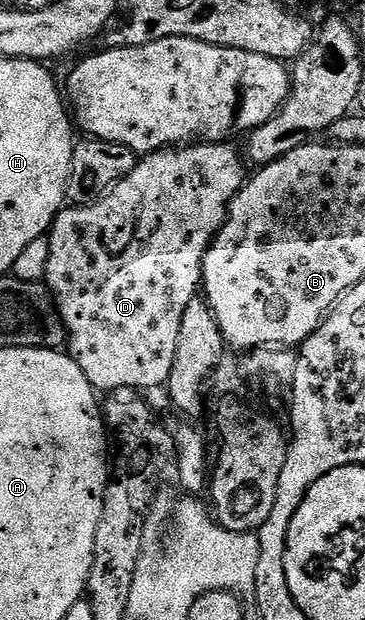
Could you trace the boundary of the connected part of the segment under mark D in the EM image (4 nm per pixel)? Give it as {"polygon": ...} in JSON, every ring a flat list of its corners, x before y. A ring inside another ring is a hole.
{"polygon":[[198,141,177,149,153,151,152,154,139,158,136,166,102,199,95,203,67,206,59,210,54,222,50,224,50,253,44,282,52,293,54,303,58,307,58,316,62,318,68,332,68,354,76,361,76,365,80,365,84,377,88,377,95,392,120,393,124,387,139,387,142,391,148,390,149,387,165,388,172,373,172,365,176,361,176,340,180,337,180,321,184,317,184,309,188,309,188,301,192,301,199,294,202,285,202,262,219,229,226,223,227,207,248,178,248,171,242,168,243,156,239,148,237,151,232,144,230,141]]}

